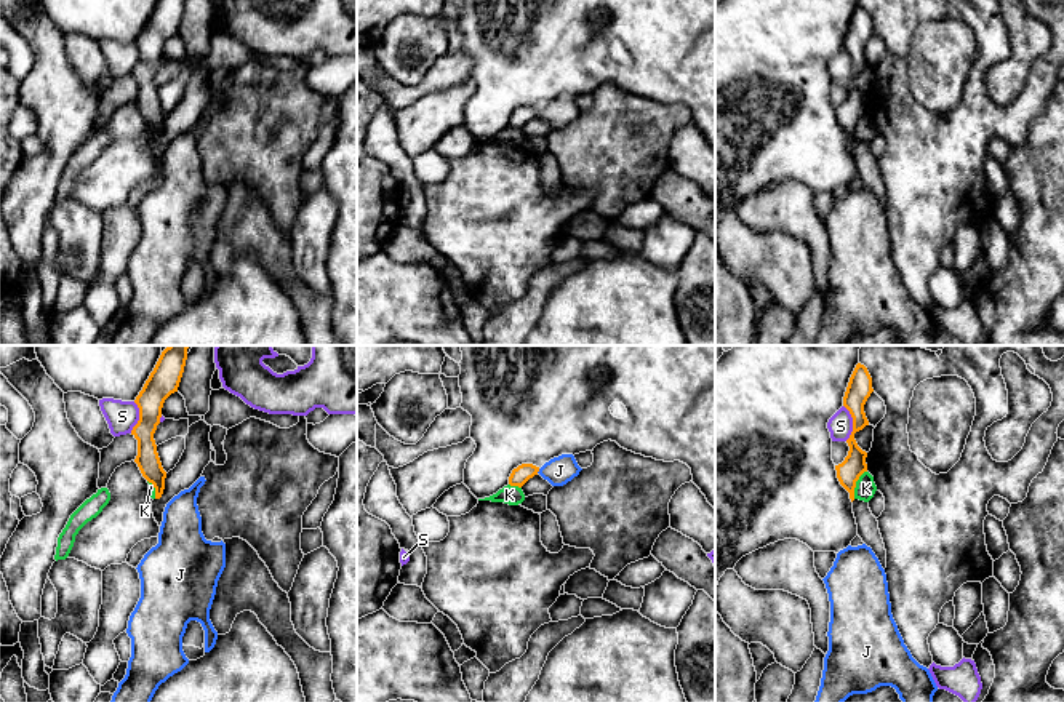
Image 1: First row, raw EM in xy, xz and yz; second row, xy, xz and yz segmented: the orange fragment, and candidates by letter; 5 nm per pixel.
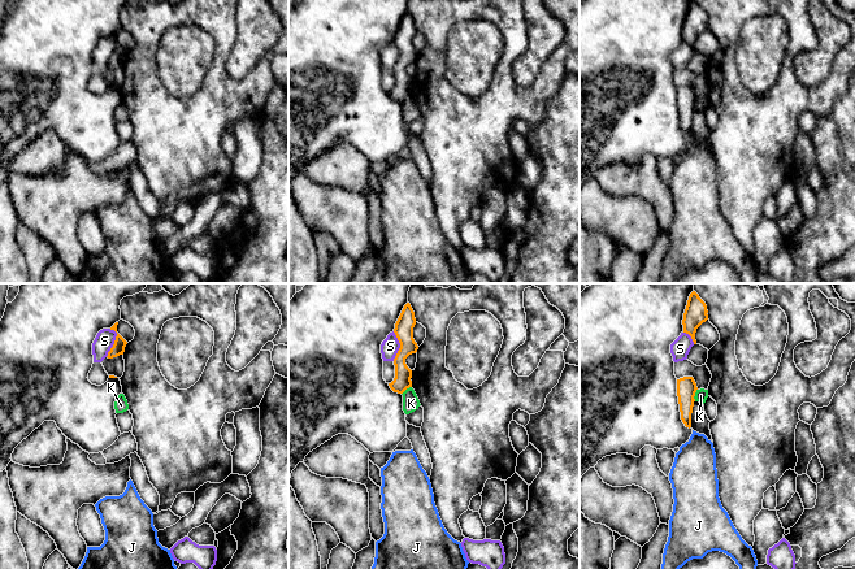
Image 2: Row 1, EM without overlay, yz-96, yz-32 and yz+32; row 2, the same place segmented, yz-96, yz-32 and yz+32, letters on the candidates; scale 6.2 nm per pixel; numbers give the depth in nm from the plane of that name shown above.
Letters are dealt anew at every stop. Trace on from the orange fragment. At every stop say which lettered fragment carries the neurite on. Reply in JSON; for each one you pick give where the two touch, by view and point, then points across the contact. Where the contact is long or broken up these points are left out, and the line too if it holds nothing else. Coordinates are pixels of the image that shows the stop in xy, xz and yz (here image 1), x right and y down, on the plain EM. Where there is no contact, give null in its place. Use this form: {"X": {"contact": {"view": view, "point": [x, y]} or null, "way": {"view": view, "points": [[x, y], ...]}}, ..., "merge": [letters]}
{"merge": []}

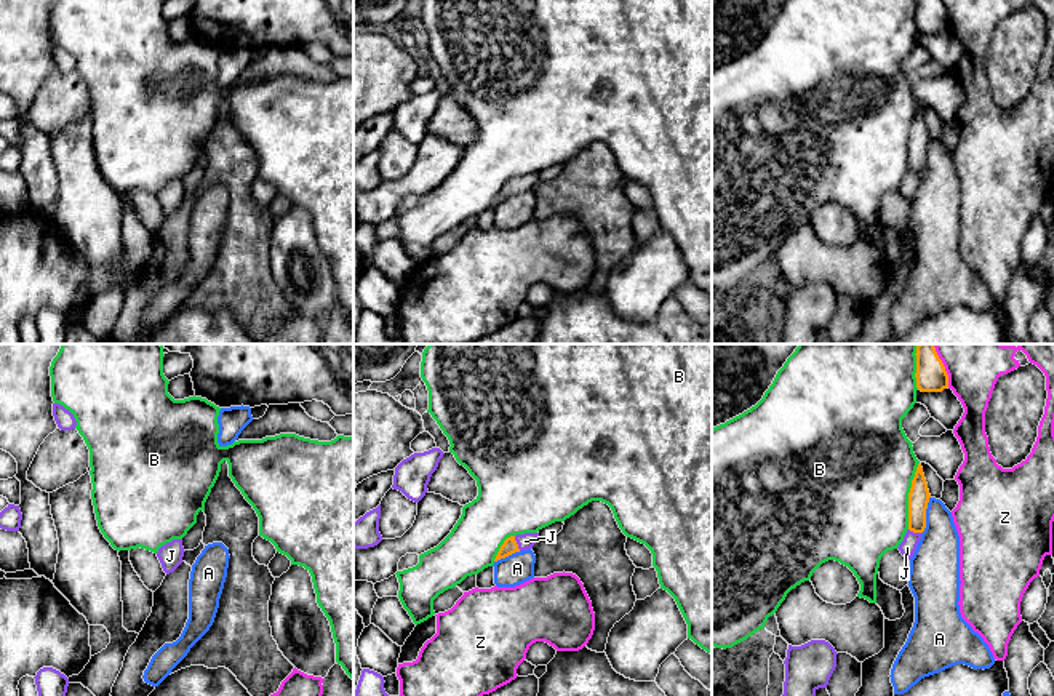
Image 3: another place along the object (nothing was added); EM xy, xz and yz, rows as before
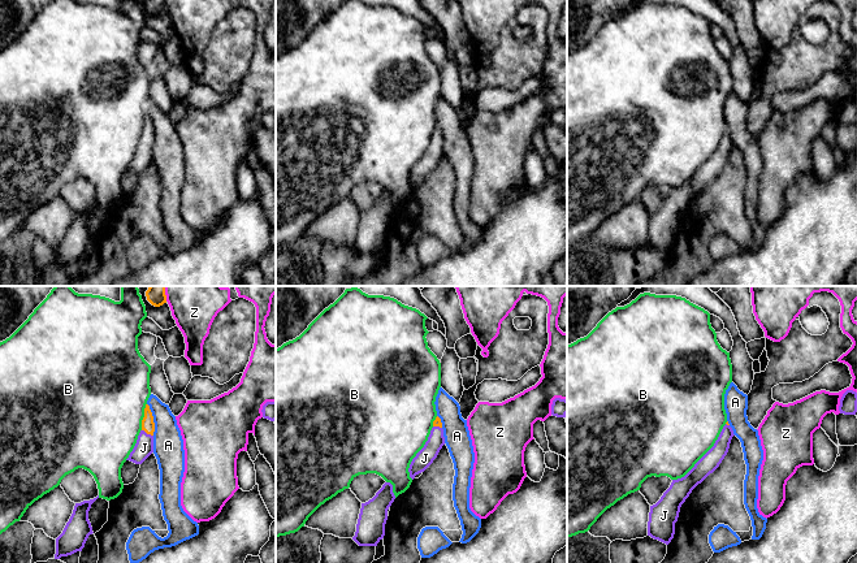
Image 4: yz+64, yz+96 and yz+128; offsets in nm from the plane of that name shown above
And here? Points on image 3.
{"J": {"contact": {"view": "xz", "point": [517, 186]}, "way": {"view": "xz", "points": [[509, 188], [517, 186], [525, 183]]}}, "merge": ["J"]}

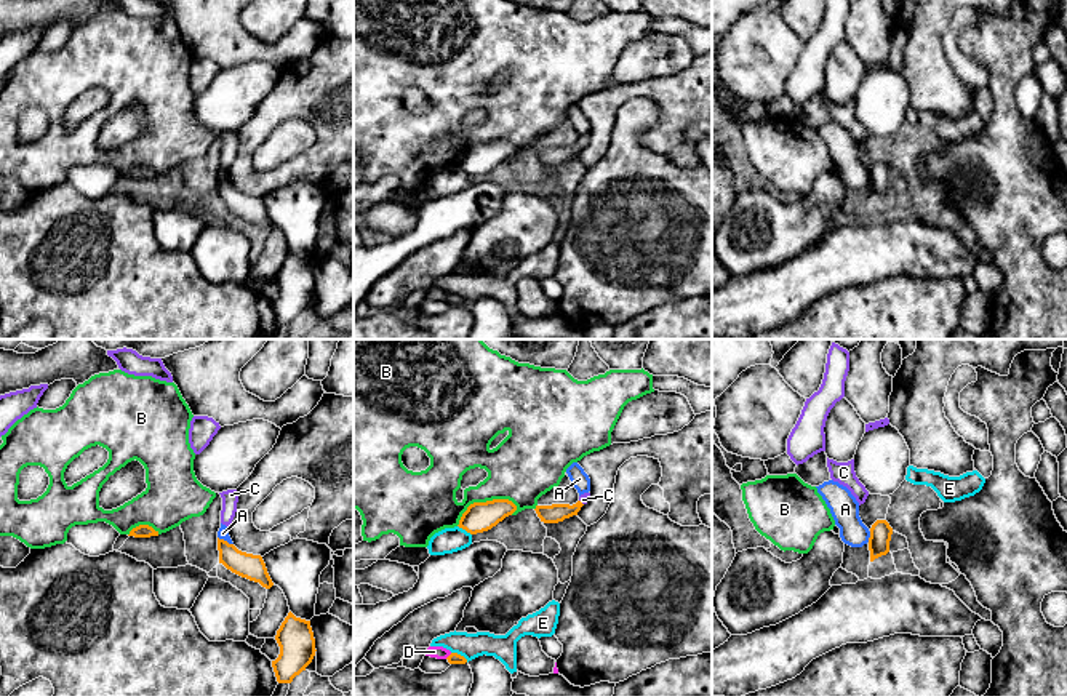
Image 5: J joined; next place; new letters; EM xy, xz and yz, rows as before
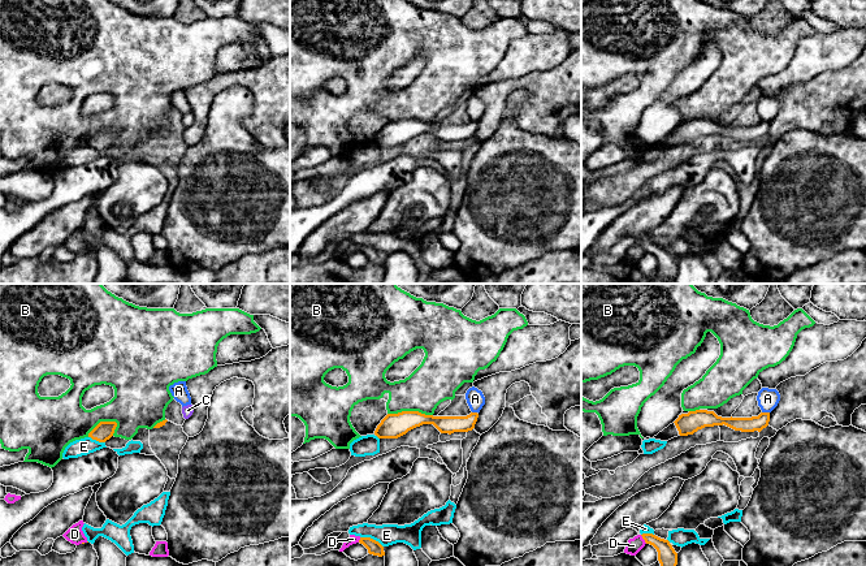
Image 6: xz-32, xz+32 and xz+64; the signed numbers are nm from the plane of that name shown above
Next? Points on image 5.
{"C": {"contact": {"view": "xz", "point": [581, 144]}, "way": {"view": "xz", "points": [[557, 154], [571, 152], [581, 144], [583, 140]]}}, "merge": ["C"]}

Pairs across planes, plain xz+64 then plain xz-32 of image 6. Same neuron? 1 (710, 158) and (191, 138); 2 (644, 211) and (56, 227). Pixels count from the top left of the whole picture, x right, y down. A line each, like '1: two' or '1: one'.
1: two
2: one

